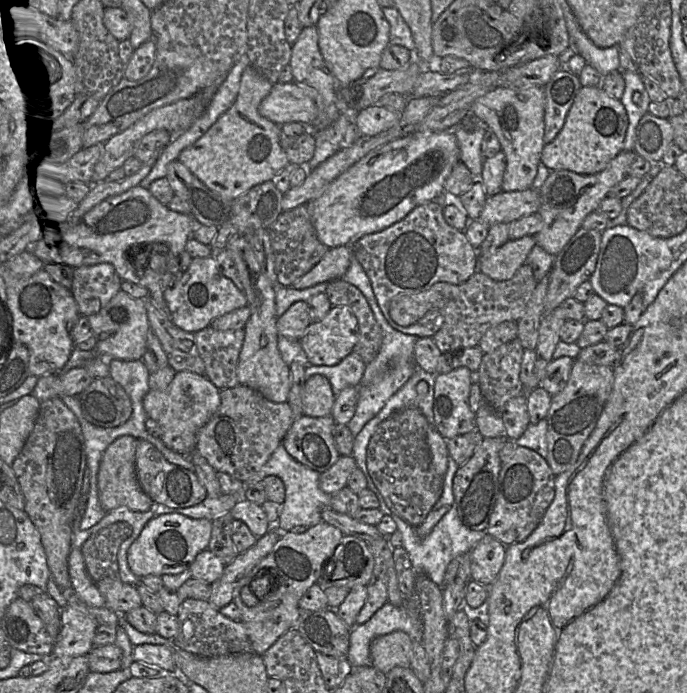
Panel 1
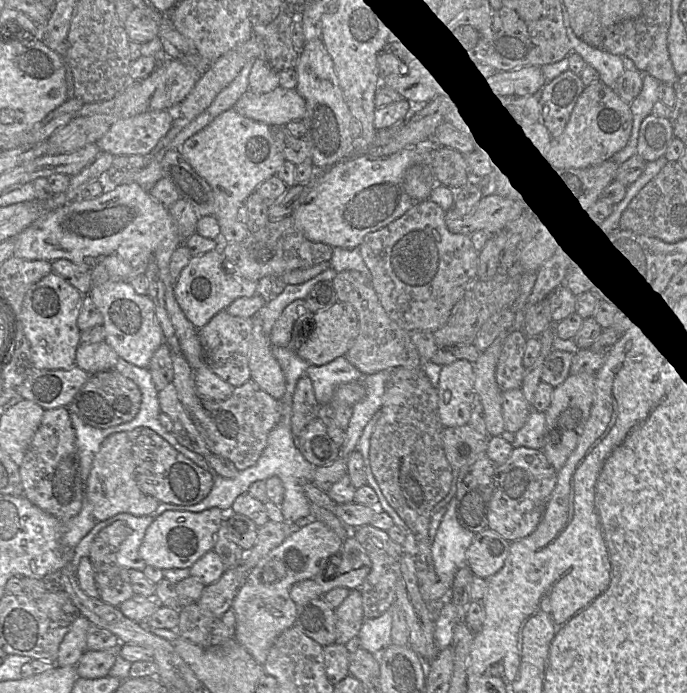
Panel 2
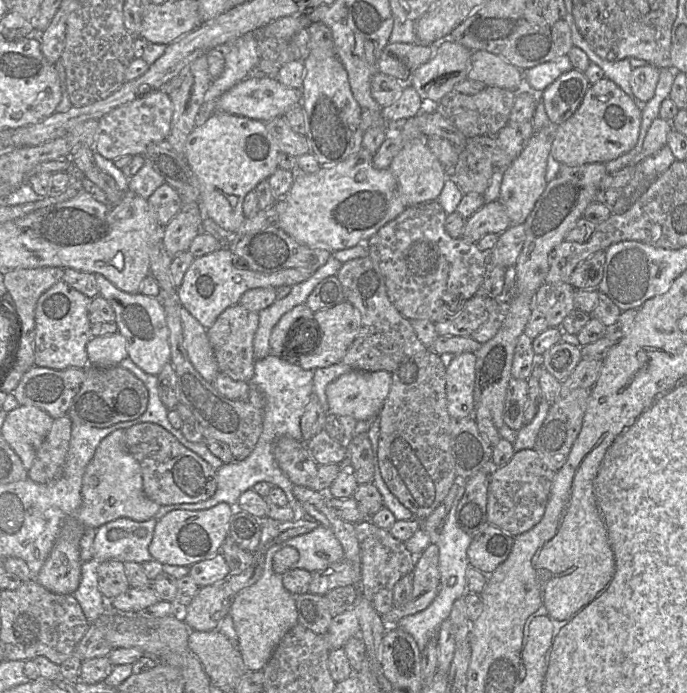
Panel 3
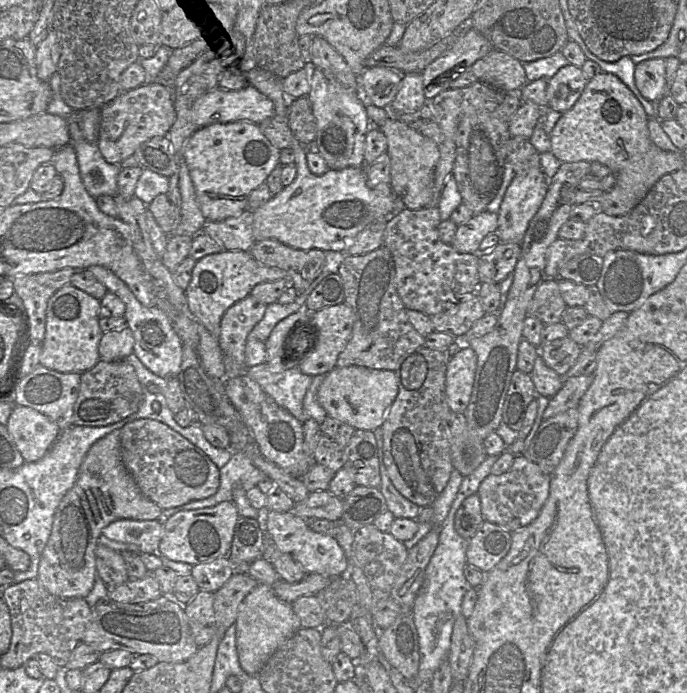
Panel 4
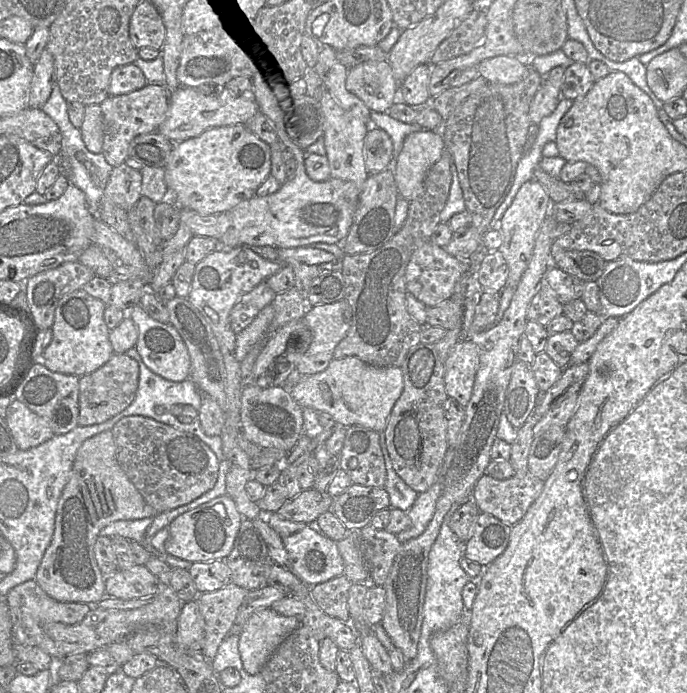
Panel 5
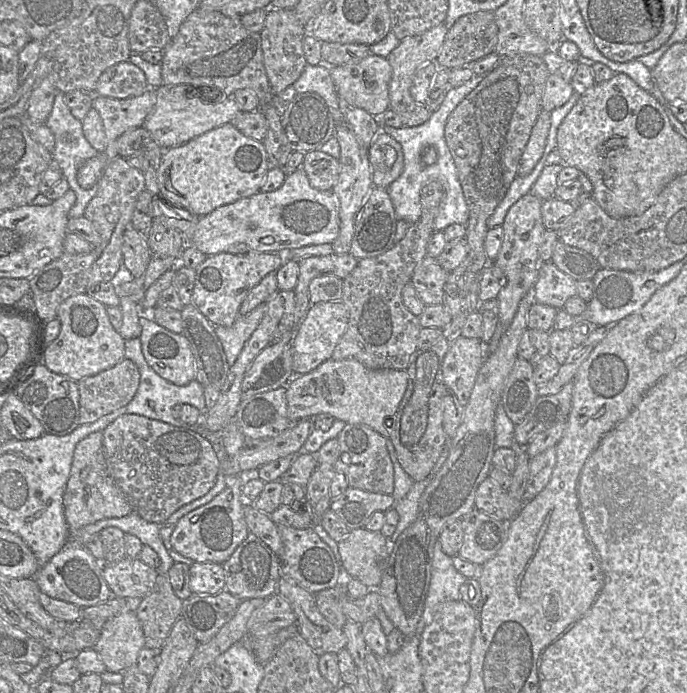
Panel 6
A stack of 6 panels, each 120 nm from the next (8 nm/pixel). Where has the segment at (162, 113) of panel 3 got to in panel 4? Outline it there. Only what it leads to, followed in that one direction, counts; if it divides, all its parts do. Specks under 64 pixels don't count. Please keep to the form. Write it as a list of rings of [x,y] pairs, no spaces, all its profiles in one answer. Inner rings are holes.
[[[145,83],[120,92],[113,101],[101,108],[97,146],[107,163],[119,165],[132,156],[142,143],[154,137],[166,137],[175,119],[172,88],[158,83]]]

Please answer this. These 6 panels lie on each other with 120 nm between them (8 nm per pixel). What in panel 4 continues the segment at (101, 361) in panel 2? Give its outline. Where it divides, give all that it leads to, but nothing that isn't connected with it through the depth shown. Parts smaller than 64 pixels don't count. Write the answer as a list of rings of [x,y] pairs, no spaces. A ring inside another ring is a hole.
[[[128,326],[105,332],[98,346],[100,360],[104,362],[126,360],[133,353],[133,347],[134,336]]]

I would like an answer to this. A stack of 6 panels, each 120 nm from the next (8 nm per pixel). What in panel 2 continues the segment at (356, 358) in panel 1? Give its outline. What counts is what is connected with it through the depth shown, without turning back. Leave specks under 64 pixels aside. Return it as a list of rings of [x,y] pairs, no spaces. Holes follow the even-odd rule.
[[[345,356],[322,366],[309,365],[306,375],[312,382],[315,398],[321,406],[330,406],[334,391],[340,384],[361,381],[364,377]]]

